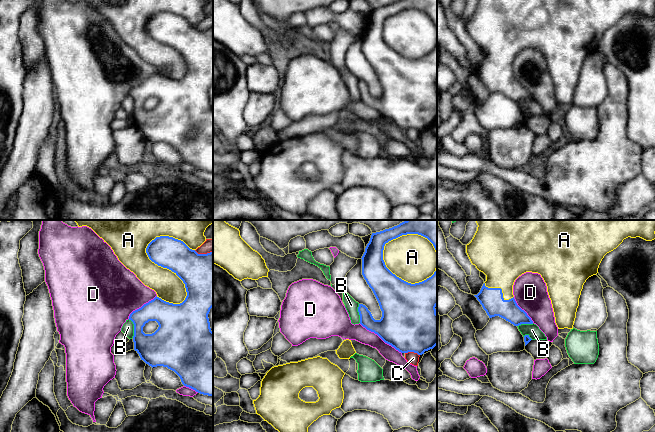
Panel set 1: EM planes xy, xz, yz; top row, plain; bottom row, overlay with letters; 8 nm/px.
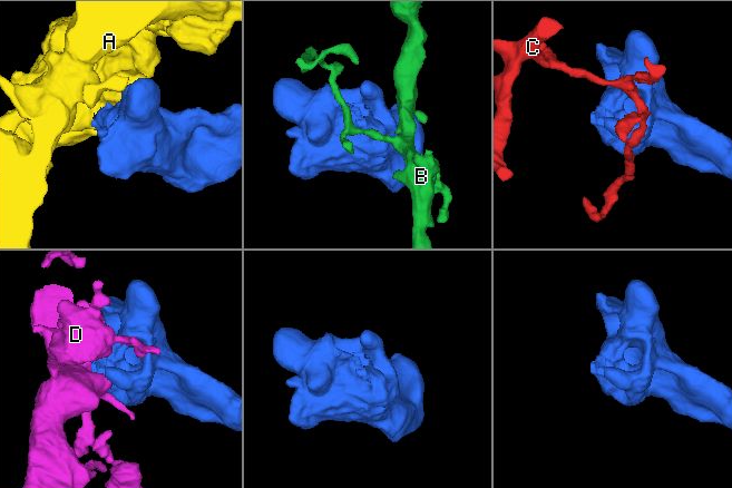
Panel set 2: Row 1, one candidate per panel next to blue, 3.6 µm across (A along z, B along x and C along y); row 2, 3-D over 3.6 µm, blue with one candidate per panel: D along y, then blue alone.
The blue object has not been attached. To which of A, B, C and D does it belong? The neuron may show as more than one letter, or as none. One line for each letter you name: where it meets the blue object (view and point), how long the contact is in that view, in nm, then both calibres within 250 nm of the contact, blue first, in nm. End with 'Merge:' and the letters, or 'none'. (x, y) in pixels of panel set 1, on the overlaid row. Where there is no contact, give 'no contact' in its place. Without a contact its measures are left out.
A: xy (166, 267) | 600 nm | 280/220 nm
Merge: A

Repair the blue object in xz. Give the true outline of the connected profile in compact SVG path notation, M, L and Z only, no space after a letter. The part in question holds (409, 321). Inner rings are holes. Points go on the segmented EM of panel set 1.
M406 220L372 233L361 259L362 275L379 303L382 317L375 320L368 308L359 304L360 324L401 353L422 355L433 349L437 345L437 220Z

